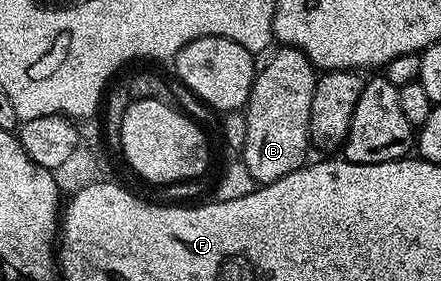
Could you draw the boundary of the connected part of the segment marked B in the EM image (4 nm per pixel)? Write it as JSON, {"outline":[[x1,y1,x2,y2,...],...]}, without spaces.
{"outline":[[278,45,269,56,265,67,256,71,253,80,247,109,244,111,247,136,245,146,239,152,247,164,247,172,255,176,258,184,274,182,287,176,287,172,295,172,300,166,306,165,305,153,311,150,311,96,319,77,310,58,293,46]]}

